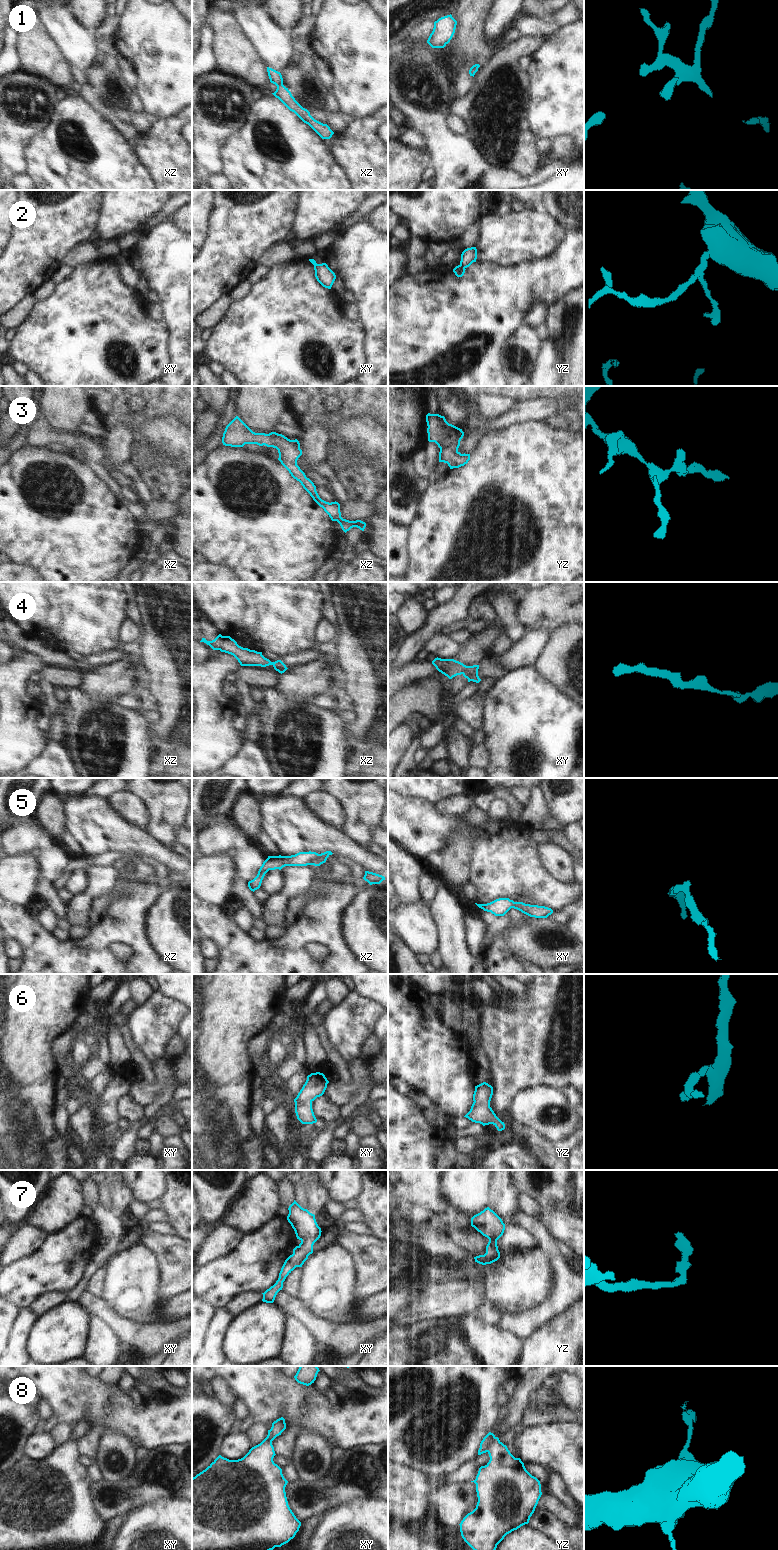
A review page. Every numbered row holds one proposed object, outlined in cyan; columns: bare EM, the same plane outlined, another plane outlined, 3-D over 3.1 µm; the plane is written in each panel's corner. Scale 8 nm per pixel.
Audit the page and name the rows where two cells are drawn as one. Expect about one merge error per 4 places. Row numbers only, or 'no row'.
8

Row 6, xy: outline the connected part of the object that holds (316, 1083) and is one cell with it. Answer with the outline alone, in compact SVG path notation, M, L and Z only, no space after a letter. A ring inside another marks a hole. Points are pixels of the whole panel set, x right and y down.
M316 1072L307 1076L302 1089L294 1099L295 1113L302 1124L313 1124L317 1122L312 1109L312 1102L324 1094L329 1081L323 1073Z

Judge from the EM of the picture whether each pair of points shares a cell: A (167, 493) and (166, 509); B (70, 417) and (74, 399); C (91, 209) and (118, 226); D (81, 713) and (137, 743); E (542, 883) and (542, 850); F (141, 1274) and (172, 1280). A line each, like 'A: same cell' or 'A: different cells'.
A: different cells
B: same cell
C: different cells
D: same cell
E: different cells
F: different cells

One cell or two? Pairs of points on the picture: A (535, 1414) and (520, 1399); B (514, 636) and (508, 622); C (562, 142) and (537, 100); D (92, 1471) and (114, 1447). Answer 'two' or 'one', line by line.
A: two
B: one
C: two
D: two

